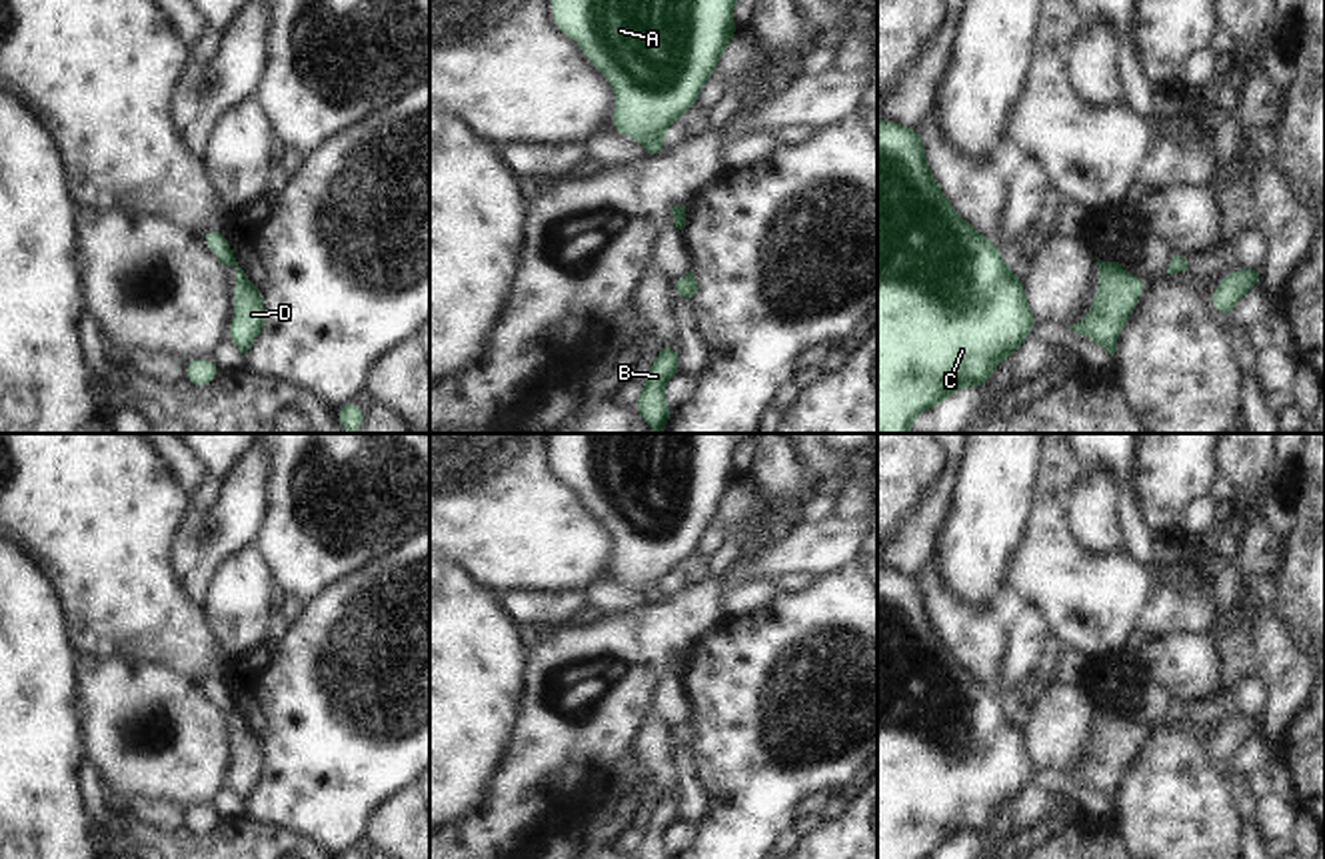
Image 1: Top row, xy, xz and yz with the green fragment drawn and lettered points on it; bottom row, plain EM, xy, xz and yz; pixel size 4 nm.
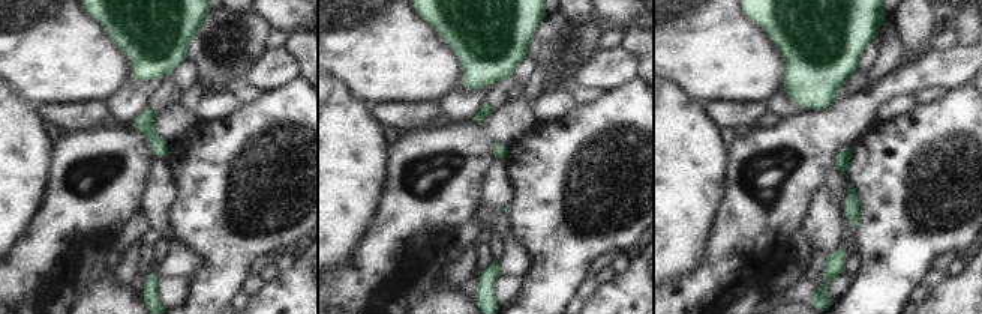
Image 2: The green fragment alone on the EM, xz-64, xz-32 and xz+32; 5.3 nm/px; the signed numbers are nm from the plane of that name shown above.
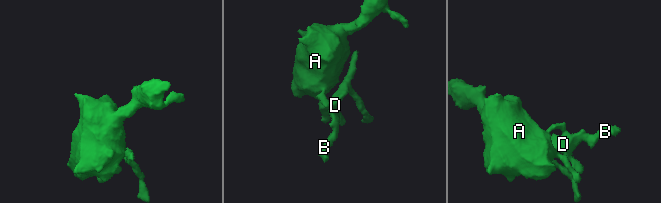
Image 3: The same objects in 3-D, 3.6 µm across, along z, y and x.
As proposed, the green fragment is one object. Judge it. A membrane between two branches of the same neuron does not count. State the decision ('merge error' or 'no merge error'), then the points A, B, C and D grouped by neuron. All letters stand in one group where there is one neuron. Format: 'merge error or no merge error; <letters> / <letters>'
merge error; A C / B D

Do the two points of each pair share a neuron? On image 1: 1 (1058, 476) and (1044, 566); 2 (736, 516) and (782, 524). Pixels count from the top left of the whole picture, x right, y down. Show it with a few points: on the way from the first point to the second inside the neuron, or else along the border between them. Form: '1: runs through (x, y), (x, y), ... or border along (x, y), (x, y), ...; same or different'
1: border along (1068, 490), (1044, 490), (1034, 502); different
2: runs through (748, 516), (770, 522); same

